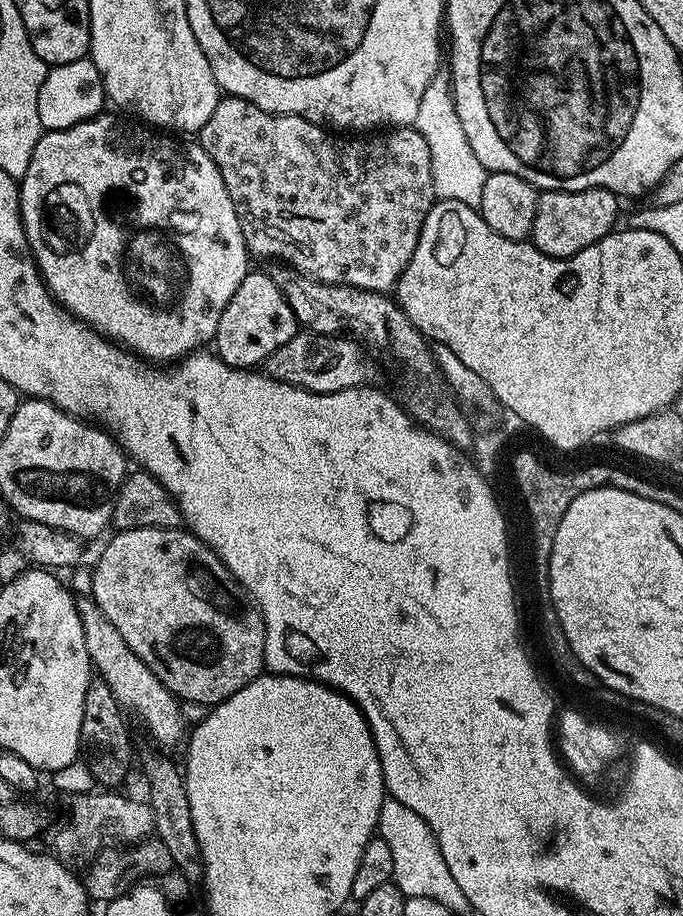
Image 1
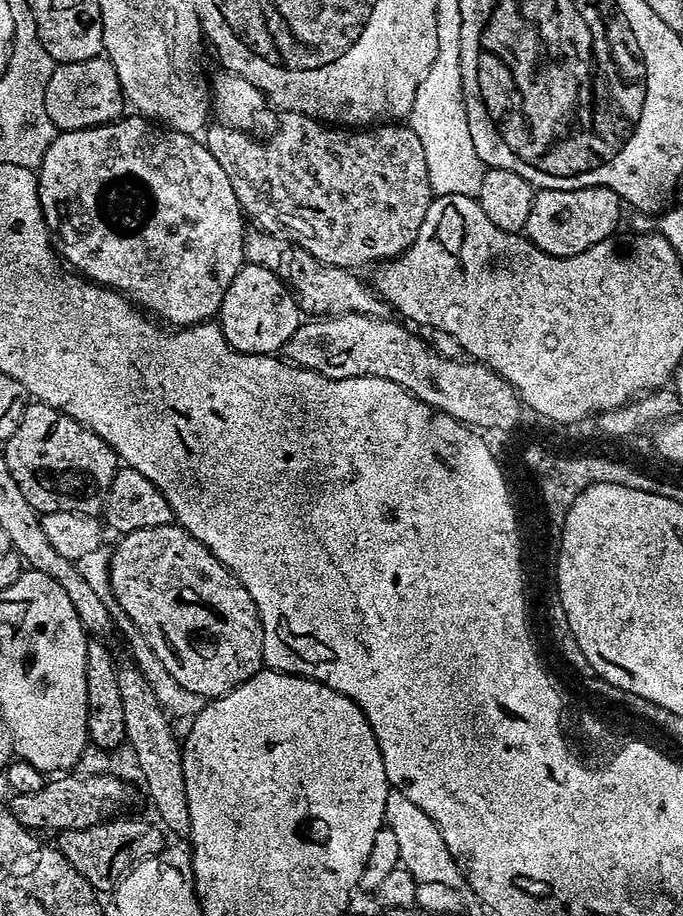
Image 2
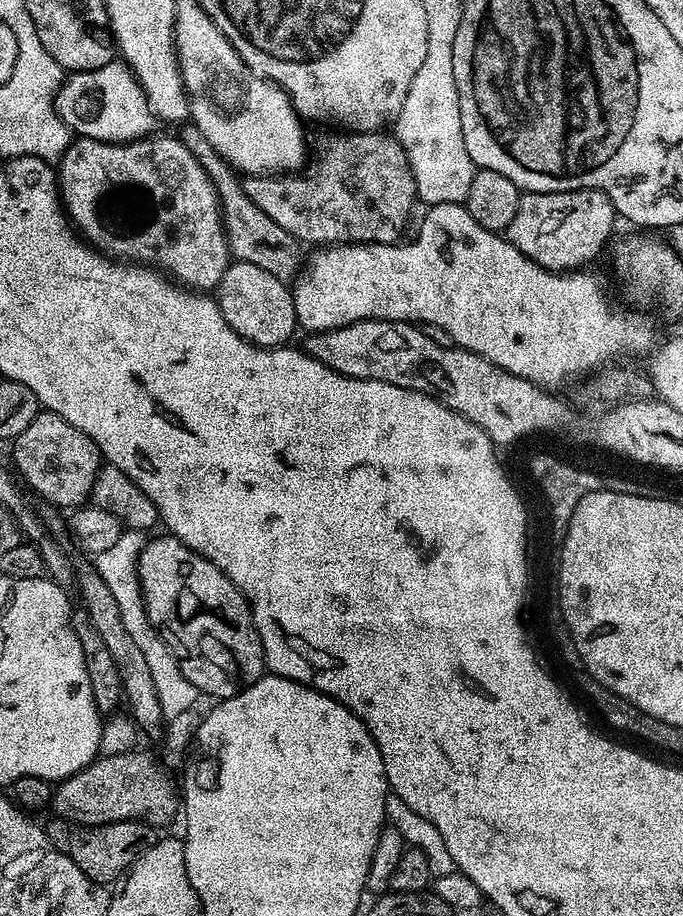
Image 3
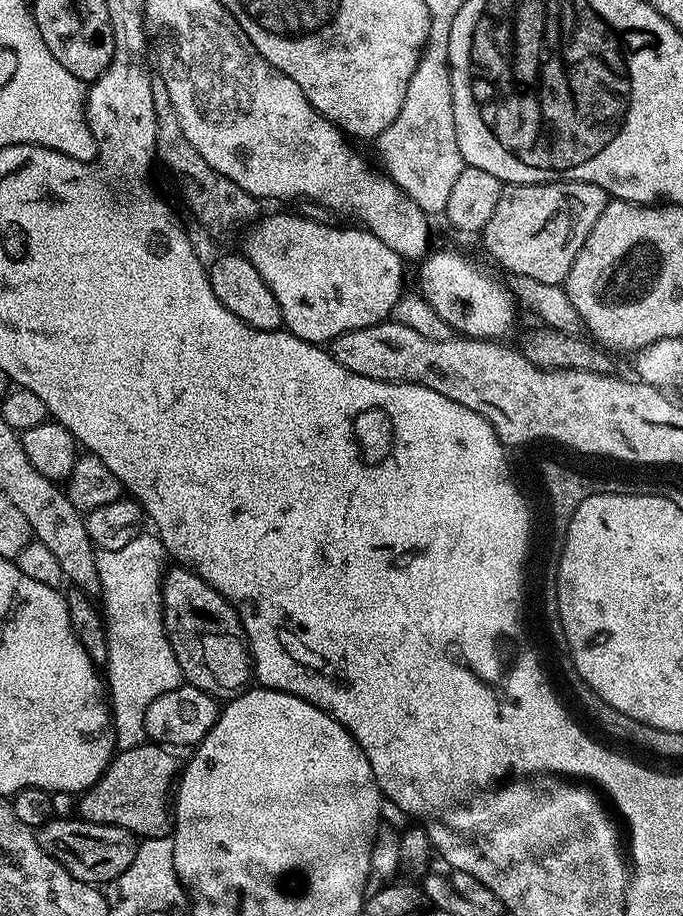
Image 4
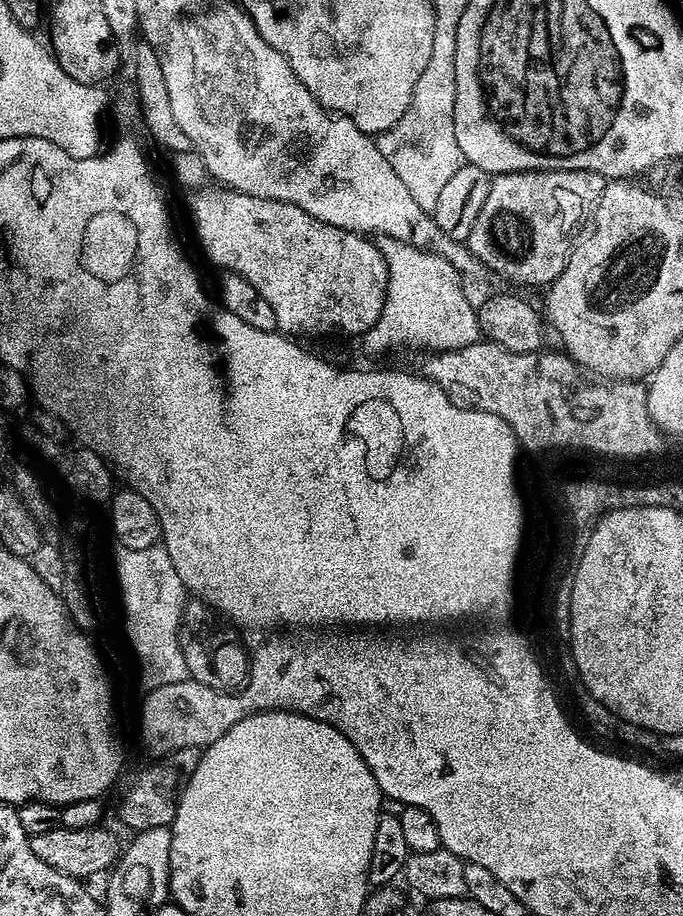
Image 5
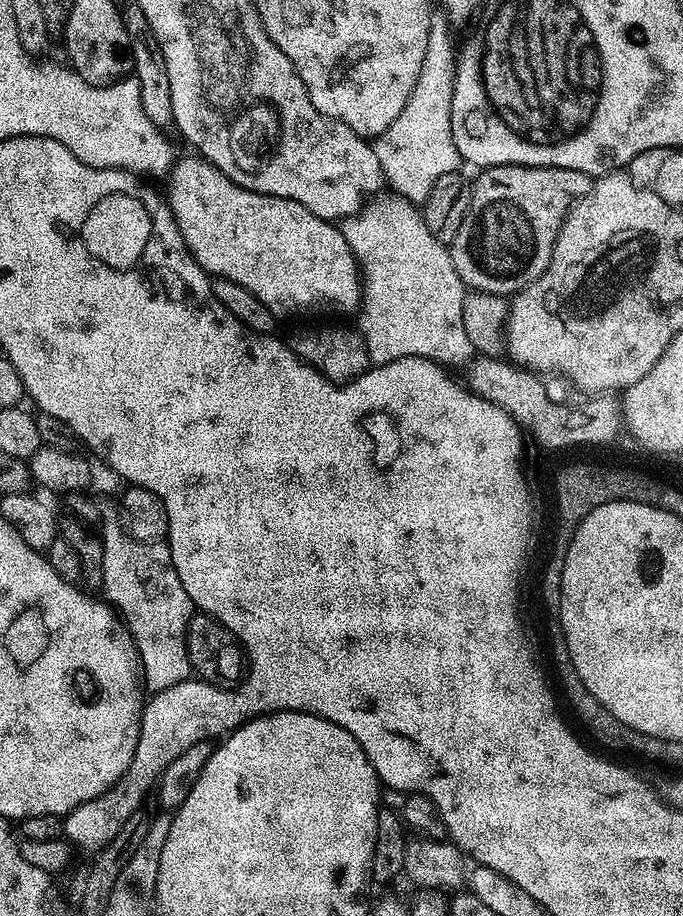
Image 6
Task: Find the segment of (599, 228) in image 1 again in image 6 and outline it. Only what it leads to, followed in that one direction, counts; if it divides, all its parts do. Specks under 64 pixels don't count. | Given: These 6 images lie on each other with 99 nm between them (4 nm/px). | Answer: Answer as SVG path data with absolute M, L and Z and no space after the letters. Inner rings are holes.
M525 164L485 168L479 175L476 181L471 181L468 212L450 245L454 270L469 289L508 298L534 283L546 270L564 217L568 215L569 208L592 188L594 180L582 170L539 168Z

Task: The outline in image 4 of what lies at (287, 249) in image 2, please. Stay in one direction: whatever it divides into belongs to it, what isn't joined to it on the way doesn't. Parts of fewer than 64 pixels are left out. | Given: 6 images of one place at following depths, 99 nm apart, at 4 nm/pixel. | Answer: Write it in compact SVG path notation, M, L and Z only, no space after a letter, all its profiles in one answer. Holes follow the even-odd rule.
M153 79L152 93L156 111L156 160L172 171L184 195L184 204L192 211L193 218L216 240L228 239L239 224L251 225L261 215L261 205L256 197L242 190L242 186L230 182L230 178L218 174L218 170L214 170L214 166L210 166L210 162L206 162L206 158L202 158L202 154L186 142L186 134L182 134L182 126L178 126L178 114L174 114L174 106L163 80Z

